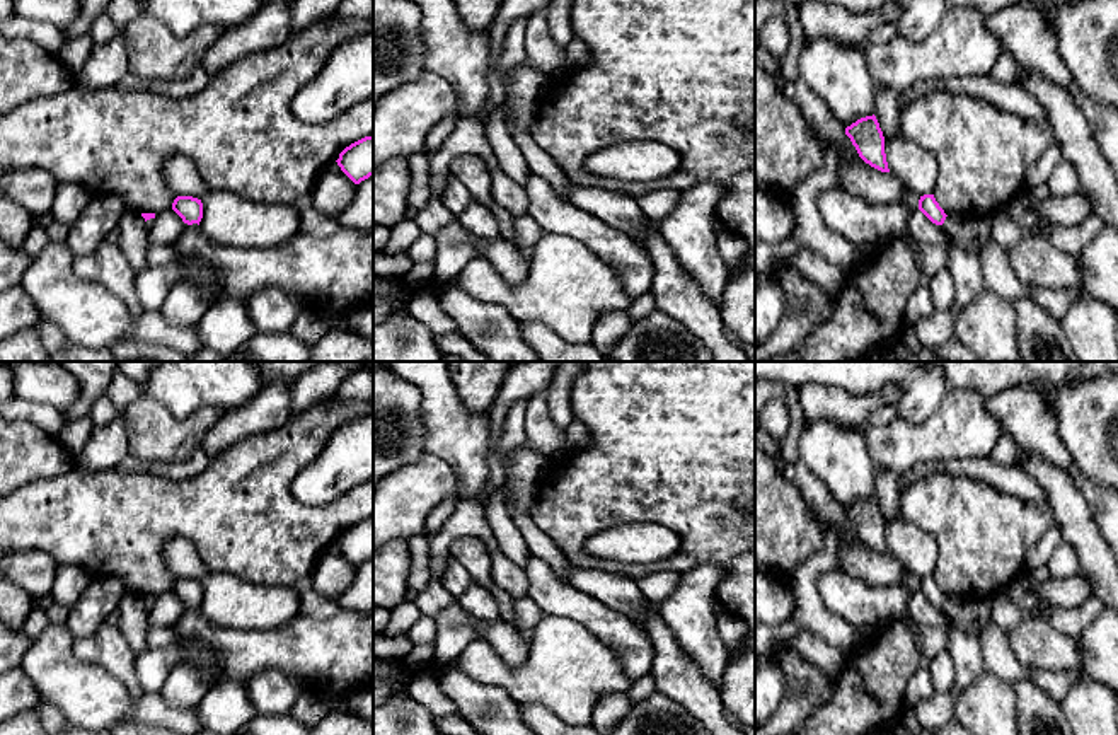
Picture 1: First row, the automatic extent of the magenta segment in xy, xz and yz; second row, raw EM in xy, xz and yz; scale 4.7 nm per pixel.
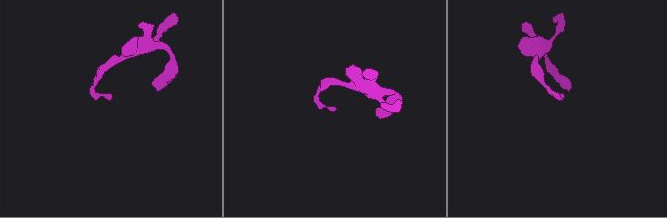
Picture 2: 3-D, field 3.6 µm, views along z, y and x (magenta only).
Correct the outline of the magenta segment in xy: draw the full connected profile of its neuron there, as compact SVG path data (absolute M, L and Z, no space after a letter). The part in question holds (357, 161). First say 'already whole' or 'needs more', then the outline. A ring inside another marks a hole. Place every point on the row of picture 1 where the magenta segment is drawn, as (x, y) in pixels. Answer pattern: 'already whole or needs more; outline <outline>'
already whole; outline M373 135L346 147L336 162L354 184L373 176Z

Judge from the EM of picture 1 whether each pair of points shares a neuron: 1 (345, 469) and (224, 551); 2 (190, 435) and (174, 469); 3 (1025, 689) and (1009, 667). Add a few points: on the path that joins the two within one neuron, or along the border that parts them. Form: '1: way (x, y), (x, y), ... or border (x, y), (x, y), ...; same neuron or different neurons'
1: border (290, 485), (309, 505), (338, 498); different neurons
2: border (200, 444), (179, 461), (138, 459); different neurons
3: border (1028, 677), (1018, 679), (1013, 684); different neurons

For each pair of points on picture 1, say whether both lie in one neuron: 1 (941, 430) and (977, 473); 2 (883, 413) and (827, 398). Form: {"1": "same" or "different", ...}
{"1": "different", "2": "different"}

